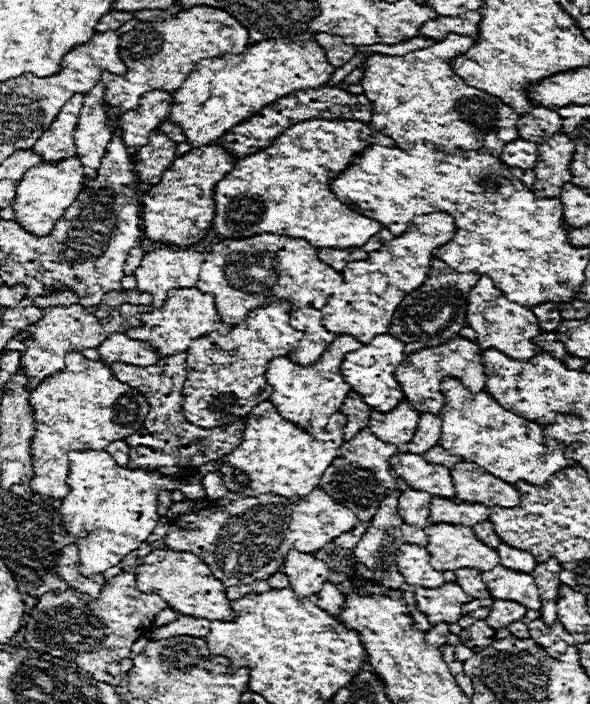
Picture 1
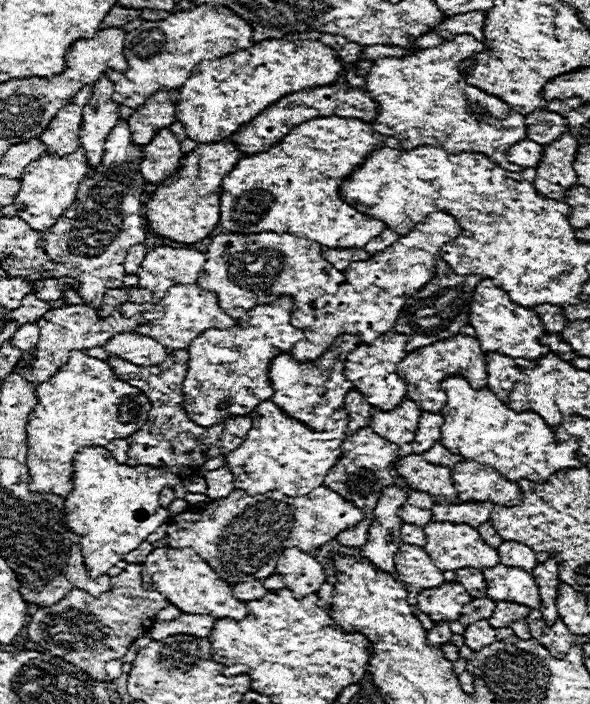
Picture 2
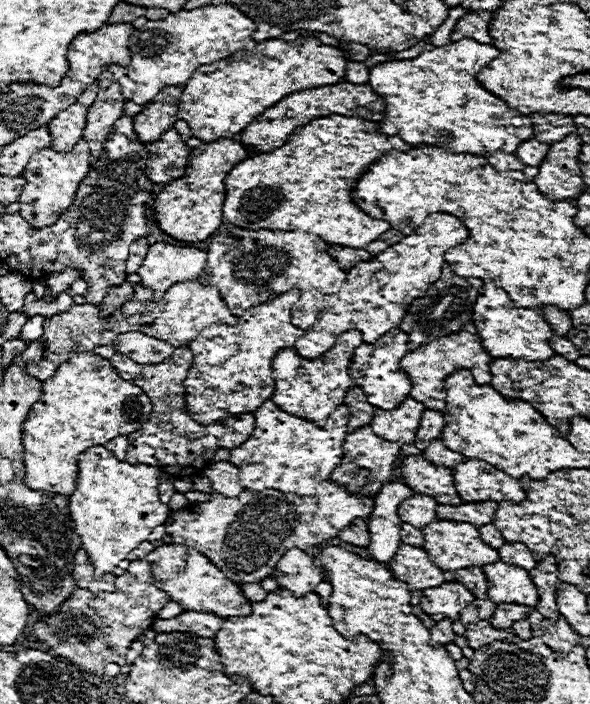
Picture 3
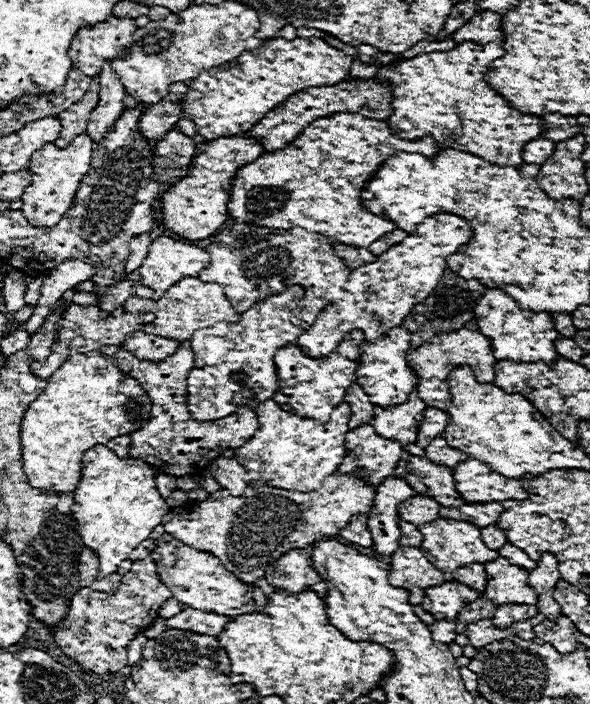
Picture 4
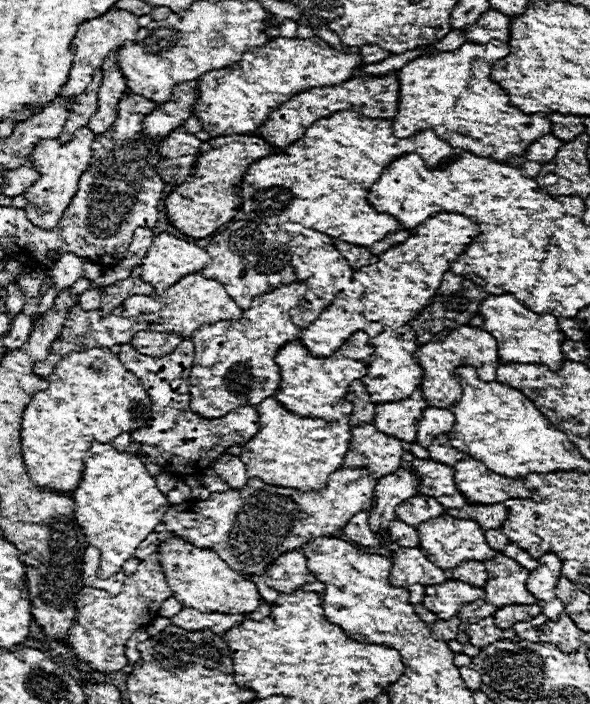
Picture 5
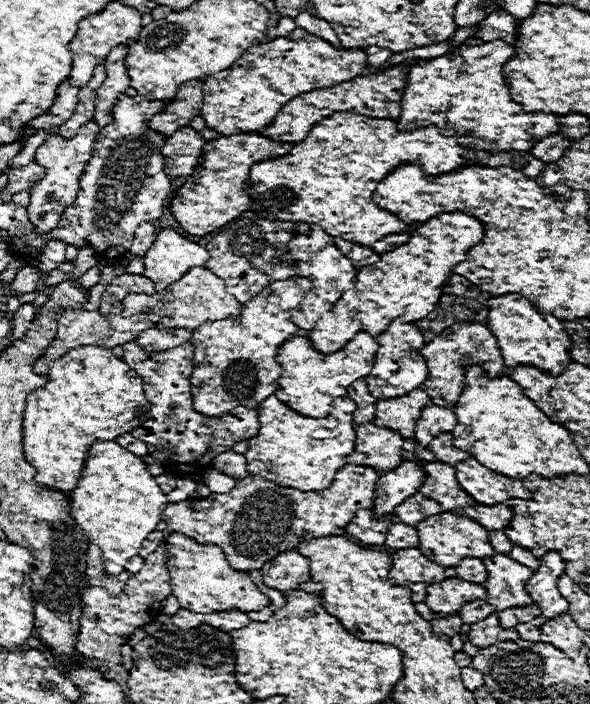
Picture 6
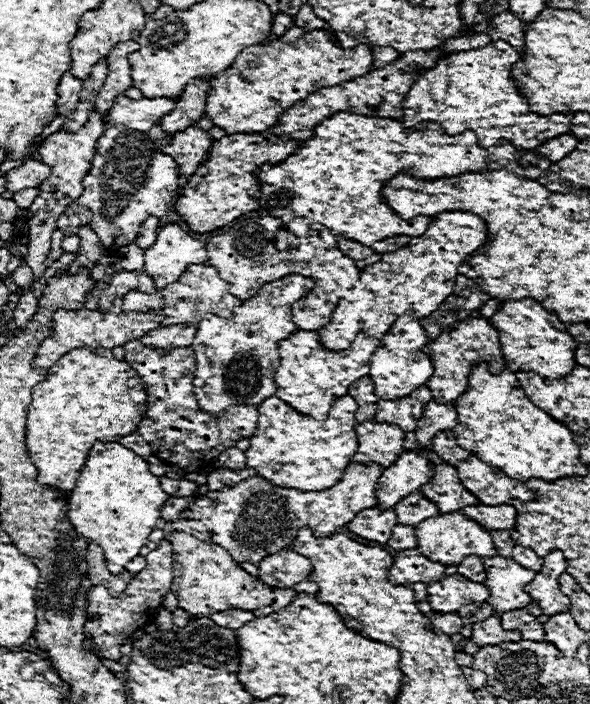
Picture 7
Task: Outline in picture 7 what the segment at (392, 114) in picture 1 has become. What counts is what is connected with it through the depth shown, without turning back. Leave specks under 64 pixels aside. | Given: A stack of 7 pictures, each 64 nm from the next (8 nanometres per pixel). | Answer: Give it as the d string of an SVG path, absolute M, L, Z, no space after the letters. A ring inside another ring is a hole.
M496 40L484 48L464 50L442 58L436 68L420 74L420 78L408 92L408 98L404 98L402 124L412 128L420 122L438 122L440 126L444 126L446 134L474 130L482 146L512 142L514 146L524 146L526 150L538 148L548 138L568 134L572 126L572 114L540 116L536 112L530 112L526 96L520 92L516 80L512 78L512 66L518 60L522 60L520 52L504 40Z

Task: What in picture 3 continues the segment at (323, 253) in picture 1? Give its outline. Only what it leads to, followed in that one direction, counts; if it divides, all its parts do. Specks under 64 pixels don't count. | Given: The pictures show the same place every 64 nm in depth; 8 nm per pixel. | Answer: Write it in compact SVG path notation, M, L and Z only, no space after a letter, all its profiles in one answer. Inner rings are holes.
M330 244L330 254L340 262L342 268L350 270L352 266L356 266L358 262L368 262L372 260L372 254L366 252L366 250L352 250L348 246L336 246L336 244Z

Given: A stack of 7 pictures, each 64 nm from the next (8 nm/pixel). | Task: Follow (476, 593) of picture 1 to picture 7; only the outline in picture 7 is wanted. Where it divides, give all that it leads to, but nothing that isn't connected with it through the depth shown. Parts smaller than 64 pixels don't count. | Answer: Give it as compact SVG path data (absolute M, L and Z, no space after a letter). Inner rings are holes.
M468 556L458 564L458 574L470 578L472 582L484 582L486 574L484 574L484 564L480 556Z

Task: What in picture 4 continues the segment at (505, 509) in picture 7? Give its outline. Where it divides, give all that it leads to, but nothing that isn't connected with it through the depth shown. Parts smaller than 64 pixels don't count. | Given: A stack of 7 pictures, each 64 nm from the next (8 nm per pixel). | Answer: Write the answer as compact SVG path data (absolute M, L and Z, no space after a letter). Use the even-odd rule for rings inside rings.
M488 502L467 504L460 506L460 508L440 508L440 516L442 518L452 518L452 520L466 520L472 522L480 528L486 526L496 526L500 514L504 512L500 502Z

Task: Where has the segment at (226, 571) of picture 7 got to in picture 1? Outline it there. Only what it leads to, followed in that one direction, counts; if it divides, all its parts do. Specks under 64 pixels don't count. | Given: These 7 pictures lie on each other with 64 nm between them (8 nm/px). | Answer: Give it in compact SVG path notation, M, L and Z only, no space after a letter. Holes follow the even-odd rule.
M152 550L142 558L142 564L136 566L136 586L146 594L160 594L170 608L182 616L208 618L208 620L234 620L232 600L226 596L226 586L214 578L210 568L192 552L174 552L174 550Z

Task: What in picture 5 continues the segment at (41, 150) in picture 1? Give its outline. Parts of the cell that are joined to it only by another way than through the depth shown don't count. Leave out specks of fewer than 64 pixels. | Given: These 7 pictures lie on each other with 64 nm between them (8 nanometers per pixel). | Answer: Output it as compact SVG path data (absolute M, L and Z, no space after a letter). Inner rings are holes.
M102 68L96 70L90 86L80 96L76 96L76 102L72 104L72 114L68 116L68 122L64 124L64 130L62 130L60 138L58 138L60 142L72 140L72 136L74 136L74 132L78 128L88 126L92 114L96 112L96 100L98 100L98 88L100 88L100 84L102 84Z

